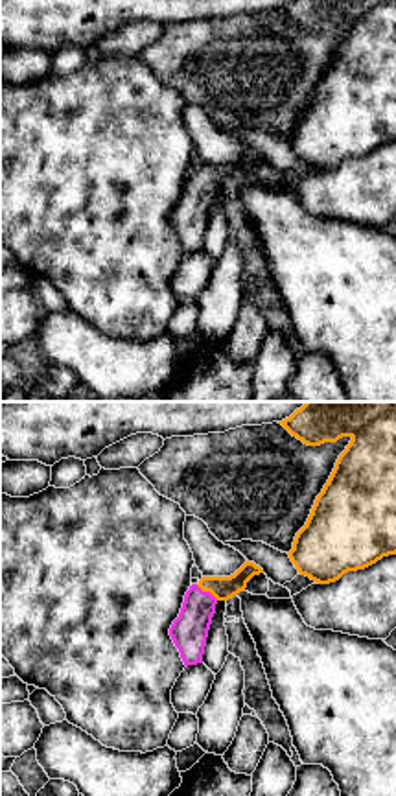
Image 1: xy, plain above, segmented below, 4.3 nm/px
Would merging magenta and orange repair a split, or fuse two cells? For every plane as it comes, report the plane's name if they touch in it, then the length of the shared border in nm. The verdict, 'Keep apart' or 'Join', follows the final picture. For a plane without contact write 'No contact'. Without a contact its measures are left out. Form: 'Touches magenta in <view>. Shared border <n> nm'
Touches magenta in xy. Shared border 120 nm

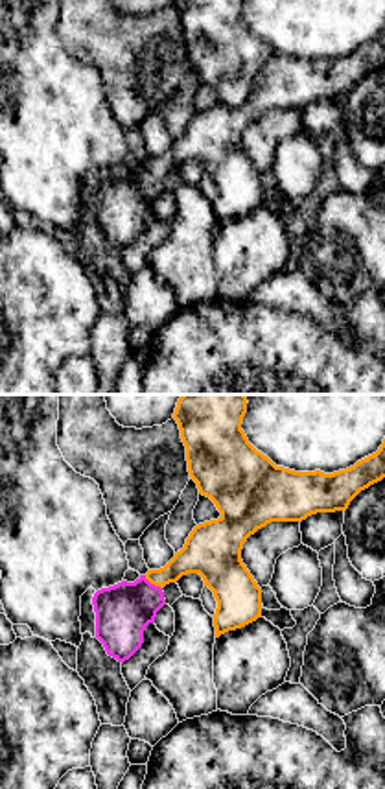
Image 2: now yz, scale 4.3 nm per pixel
Touches magenta in yz. Shared border 100 nm

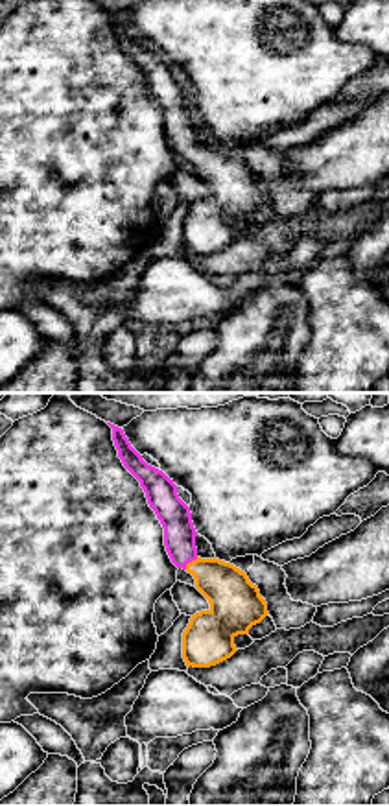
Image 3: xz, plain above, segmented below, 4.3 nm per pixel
Touches magenta in xz. Shared border 80 nm

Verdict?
Join

